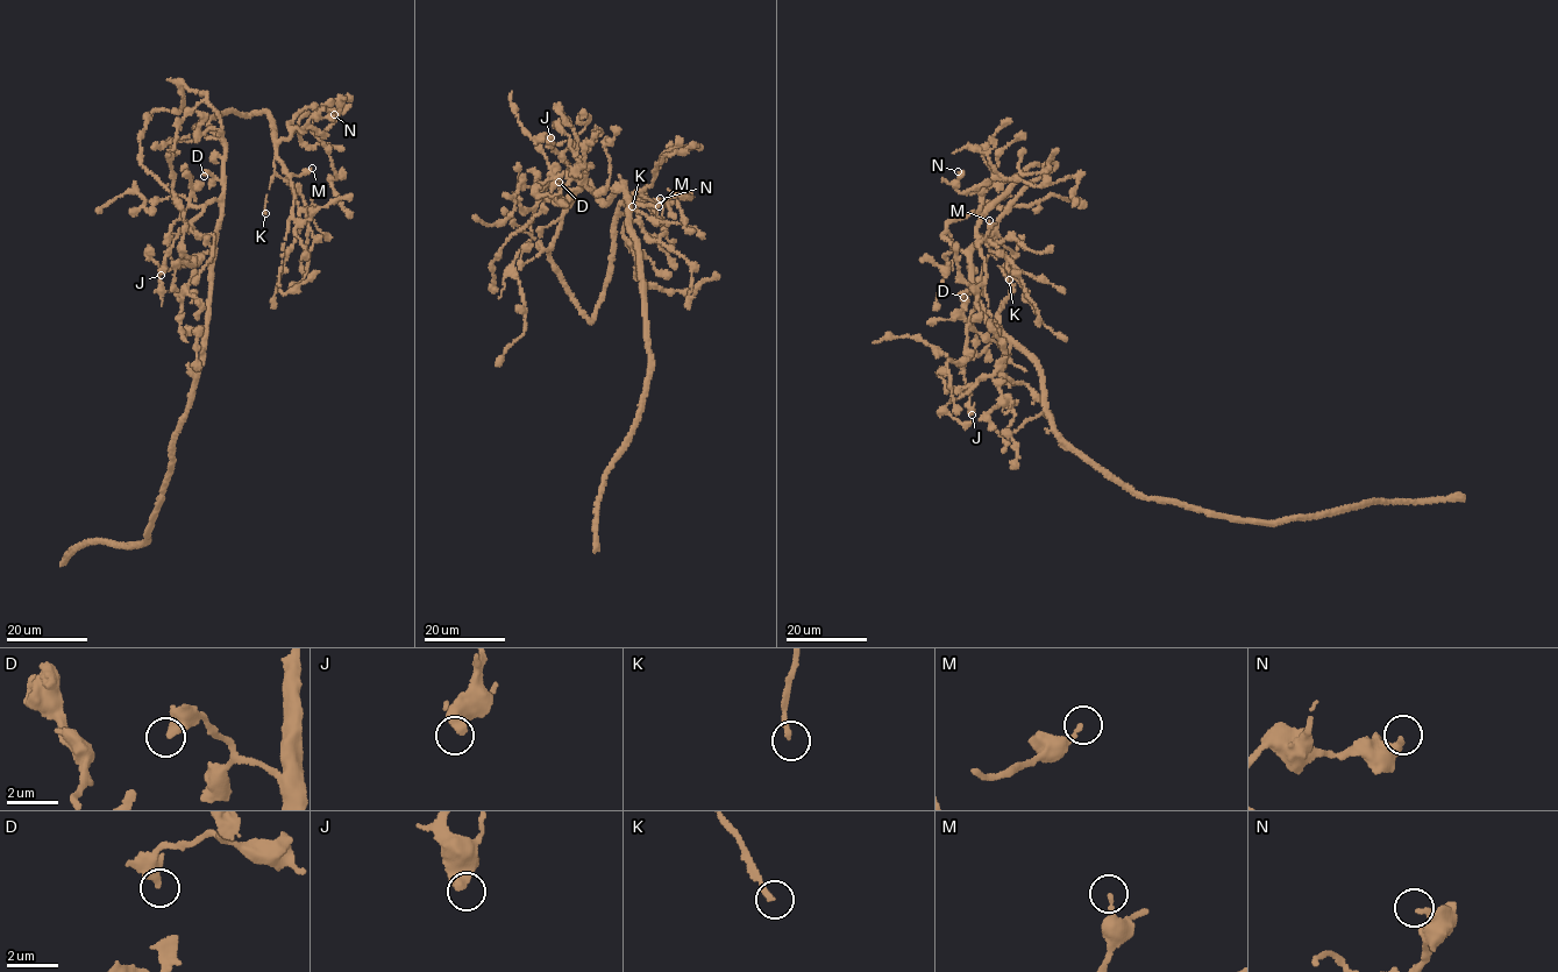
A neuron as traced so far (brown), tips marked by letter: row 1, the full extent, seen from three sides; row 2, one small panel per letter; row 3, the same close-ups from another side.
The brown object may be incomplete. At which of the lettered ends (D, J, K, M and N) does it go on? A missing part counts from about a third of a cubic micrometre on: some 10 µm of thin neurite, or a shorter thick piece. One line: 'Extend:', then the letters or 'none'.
Extend: K

